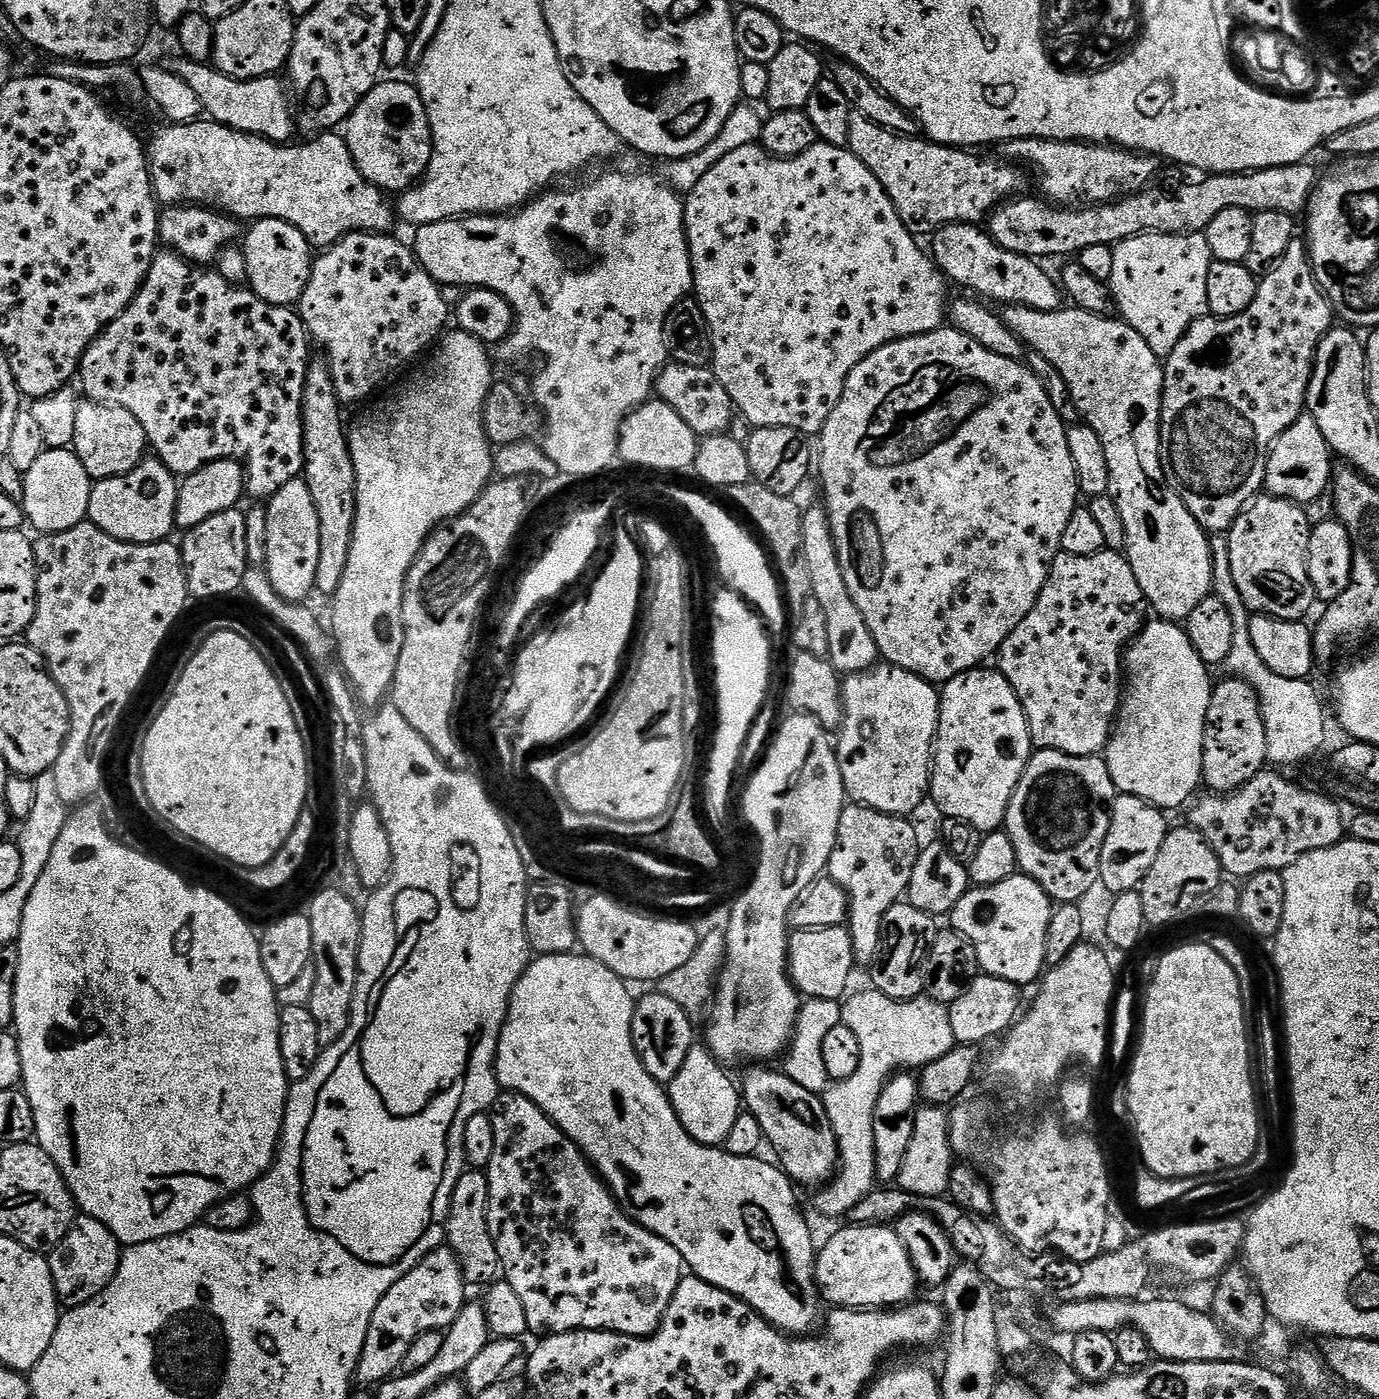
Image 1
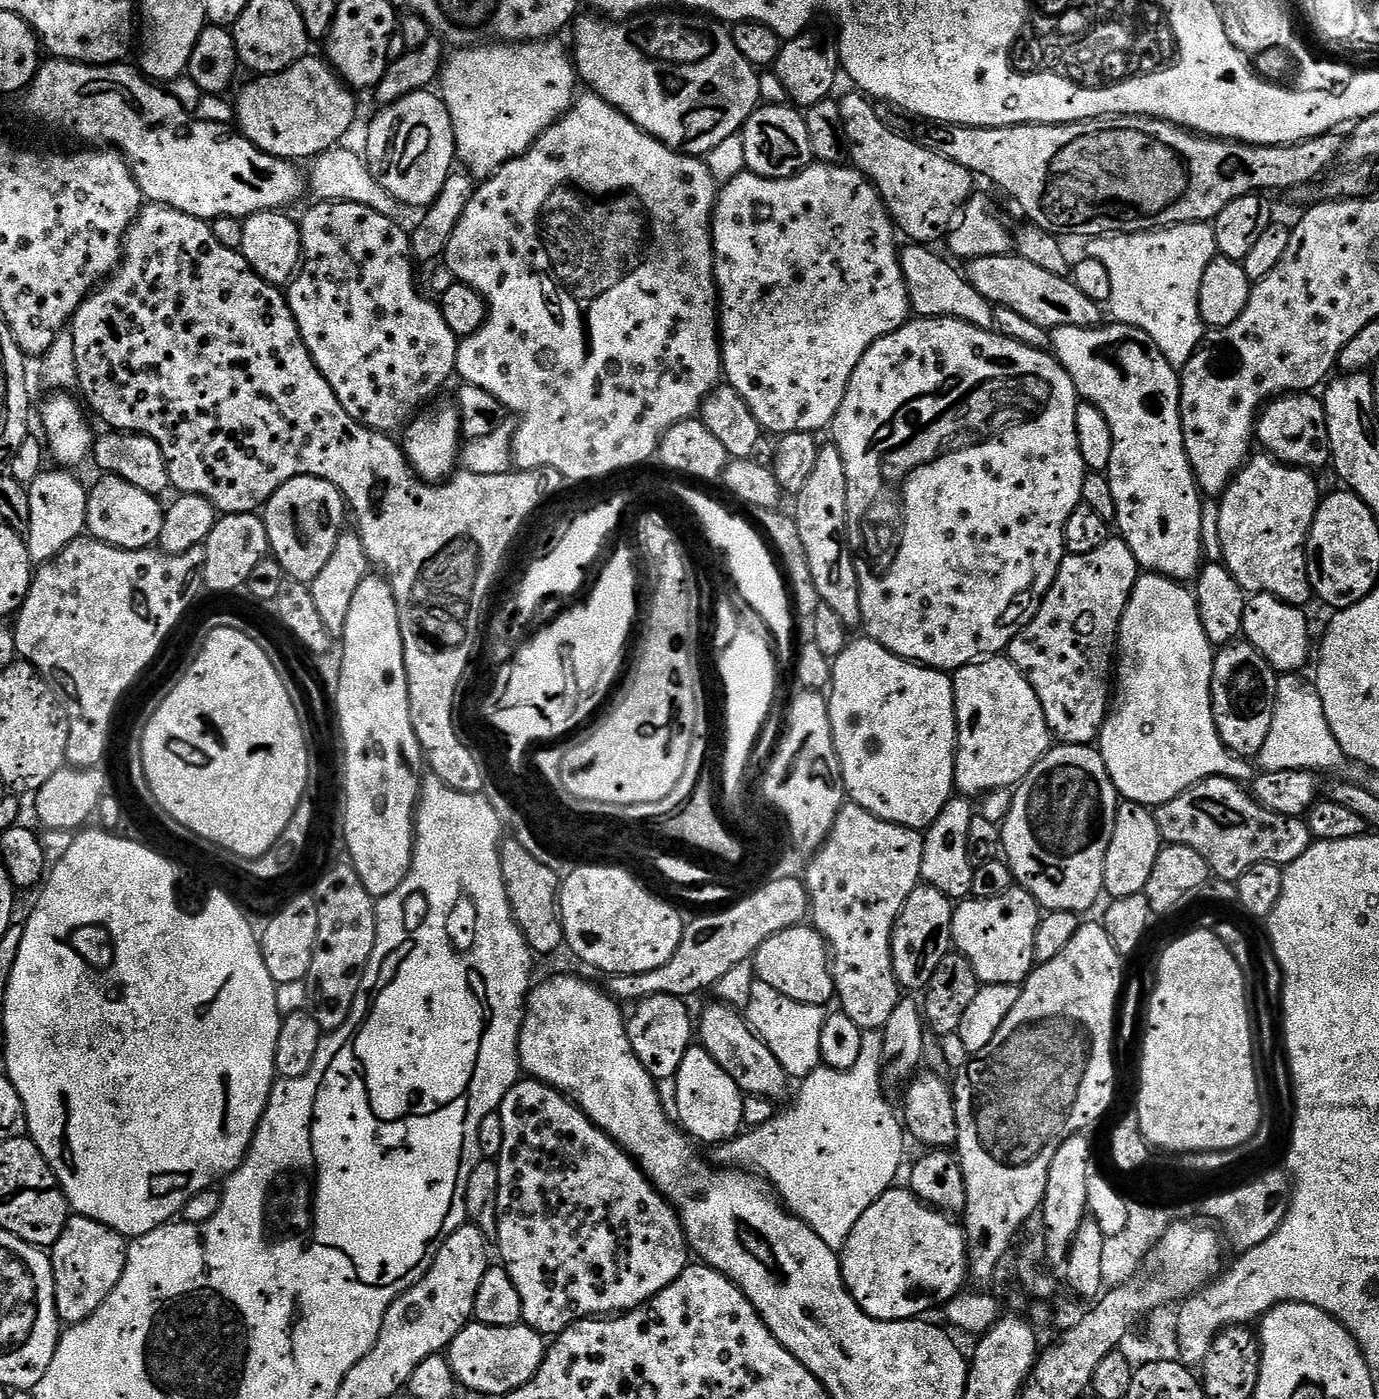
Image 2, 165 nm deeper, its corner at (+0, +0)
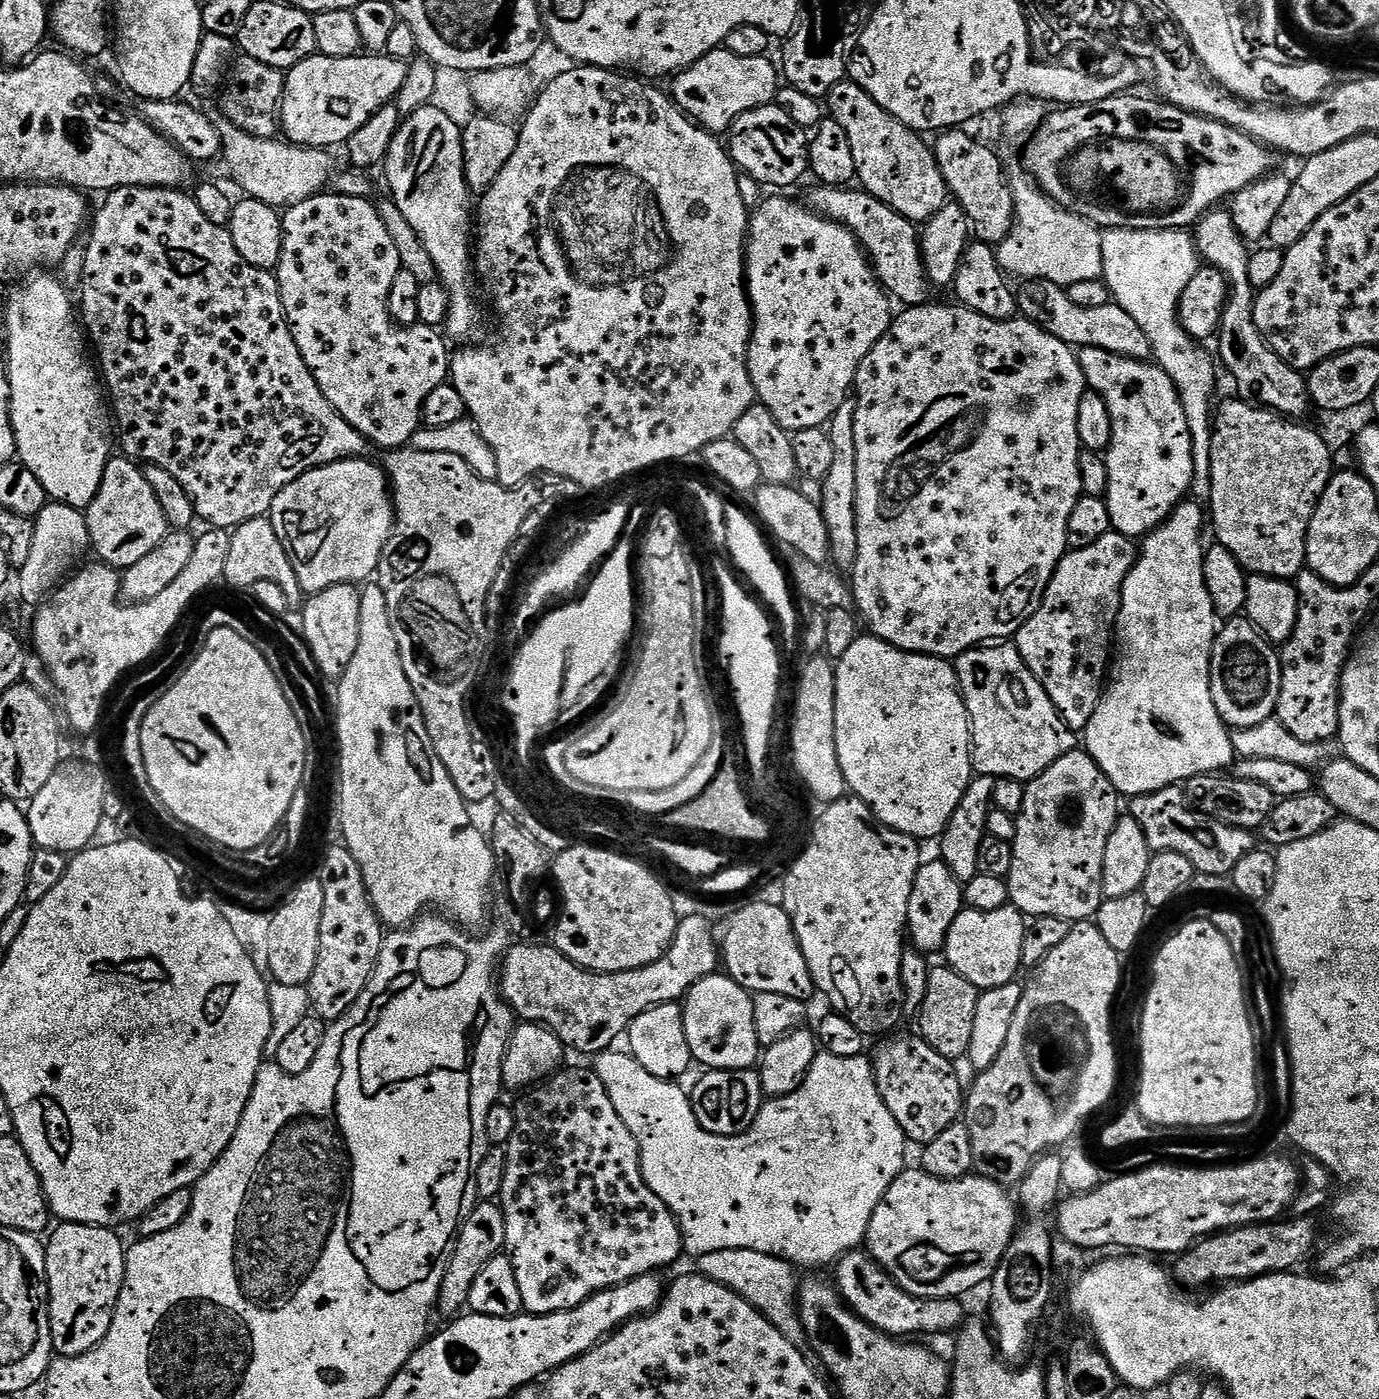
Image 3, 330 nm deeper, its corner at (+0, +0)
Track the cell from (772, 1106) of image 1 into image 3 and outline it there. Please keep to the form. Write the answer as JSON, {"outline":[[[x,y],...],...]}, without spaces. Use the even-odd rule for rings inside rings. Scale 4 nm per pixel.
{"outline":[[[713,974],[699,980],[682,1001],[686,1042],[690,1042],[693,1061],[697,1065],[705,1064],[703,1066],[705,1069],[722,1072],[737,1072],[743,1068],[752,1068],[762,1055],[758,1030],[755,1029],[754,1006],[753,993],[727,974]]]}

